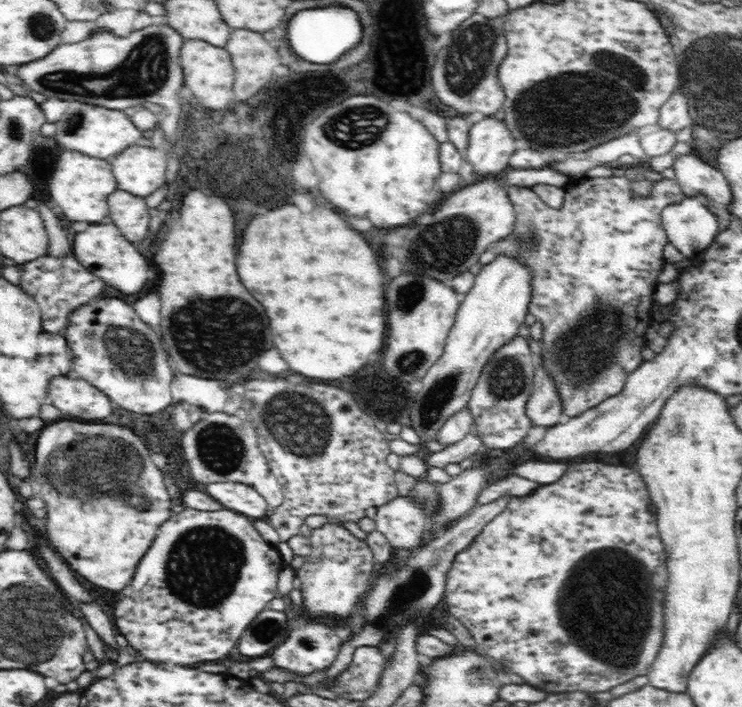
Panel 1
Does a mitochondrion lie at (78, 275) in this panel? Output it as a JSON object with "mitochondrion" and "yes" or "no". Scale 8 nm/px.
{"mitochondrion":"no"}

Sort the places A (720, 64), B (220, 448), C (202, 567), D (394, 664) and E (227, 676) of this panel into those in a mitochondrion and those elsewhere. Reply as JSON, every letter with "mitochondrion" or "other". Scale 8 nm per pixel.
{"A":"mitochondrion","B":"mitochondrion","C":"mitochondrion","D":"other","E":"other"}

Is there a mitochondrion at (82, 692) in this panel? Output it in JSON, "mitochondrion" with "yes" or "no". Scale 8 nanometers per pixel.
{"mitochondrion":"no"}

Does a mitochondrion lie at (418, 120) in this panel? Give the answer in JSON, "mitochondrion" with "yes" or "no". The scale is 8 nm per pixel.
{"mitochondrion":"no"}

